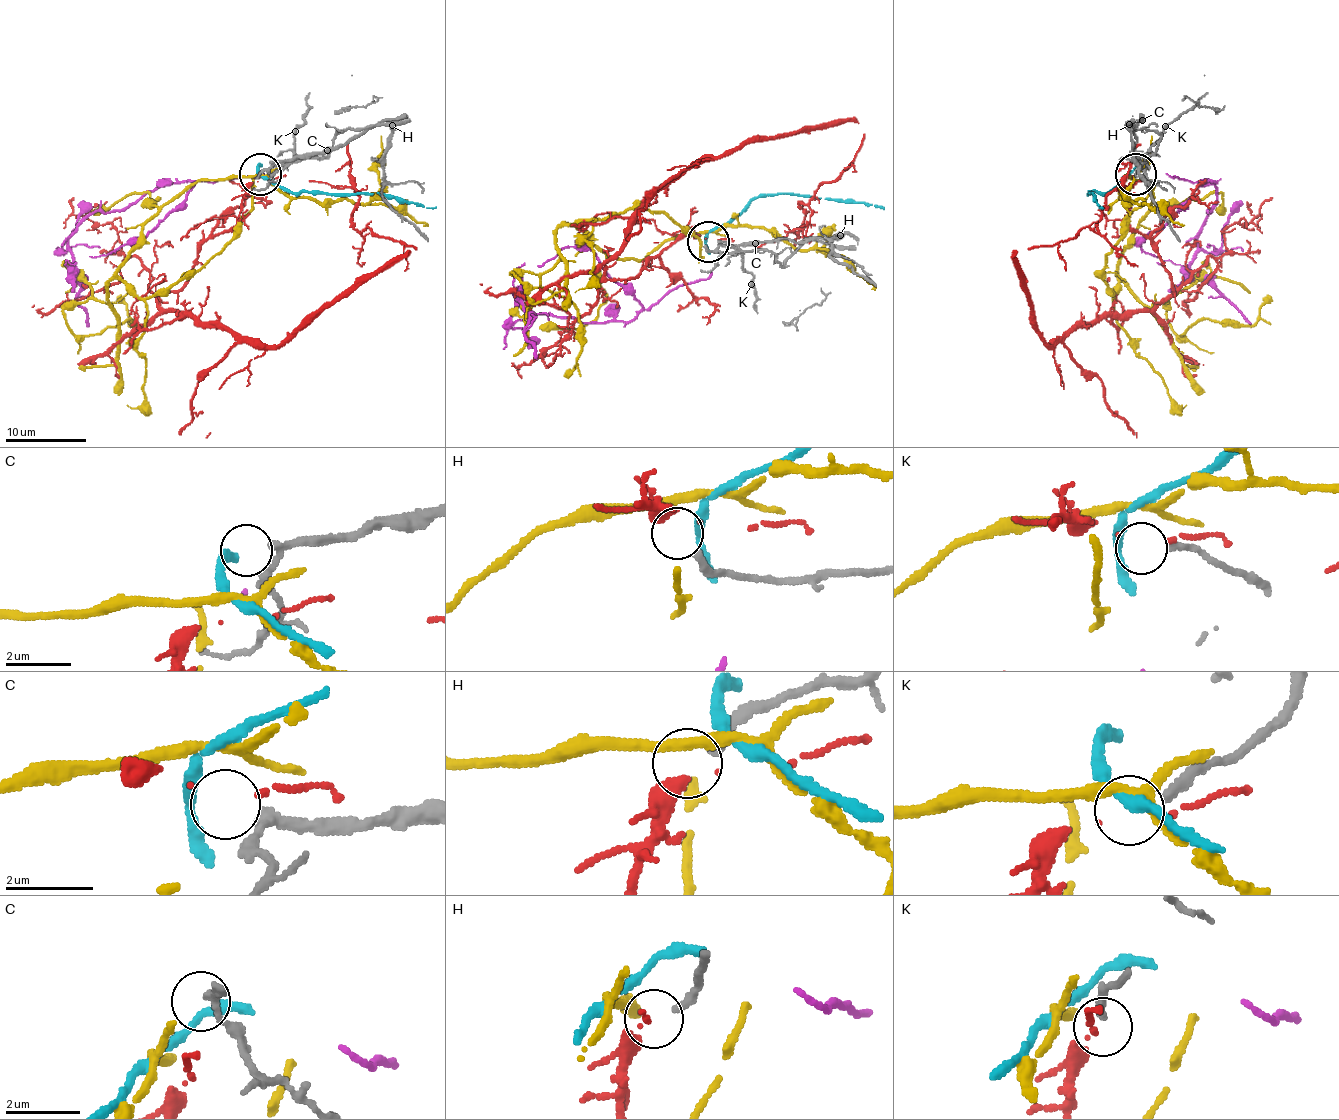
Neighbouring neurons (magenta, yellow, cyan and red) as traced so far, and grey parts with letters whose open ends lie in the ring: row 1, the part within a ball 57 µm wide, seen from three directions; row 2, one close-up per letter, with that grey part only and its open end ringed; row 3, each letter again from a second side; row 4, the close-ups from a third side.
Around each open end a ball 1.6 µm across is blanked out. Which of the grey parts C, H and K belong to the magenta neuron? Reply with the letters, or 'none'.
none

